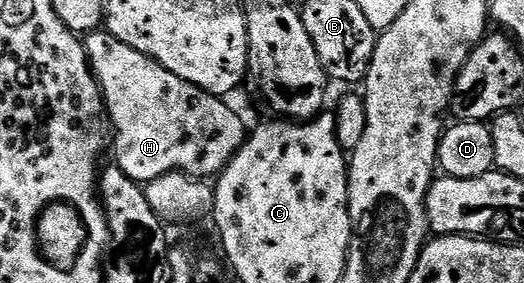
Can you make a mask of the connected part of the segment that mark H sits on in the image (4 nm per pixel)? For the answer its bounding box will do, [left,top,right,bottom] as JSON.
[84,30,248,184]

